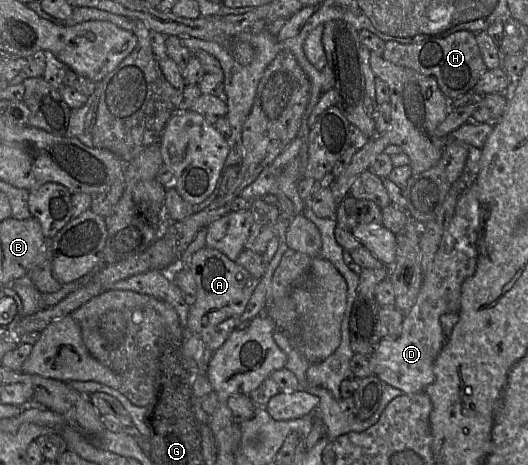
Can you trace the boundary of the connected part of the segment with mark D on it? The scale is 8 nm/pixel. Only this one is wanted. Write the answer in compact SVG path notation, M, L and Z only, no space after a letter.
M471 181L457 199L454 214L432 263L423 275L413 306L408 313L404 313L401 333L396 338L381 338L375 351L368 357L373 375L404 394L424 391L434 380L433 361L445 343L439 318L442 314L458 312L461 284L475 272L479 220L480 203Z

